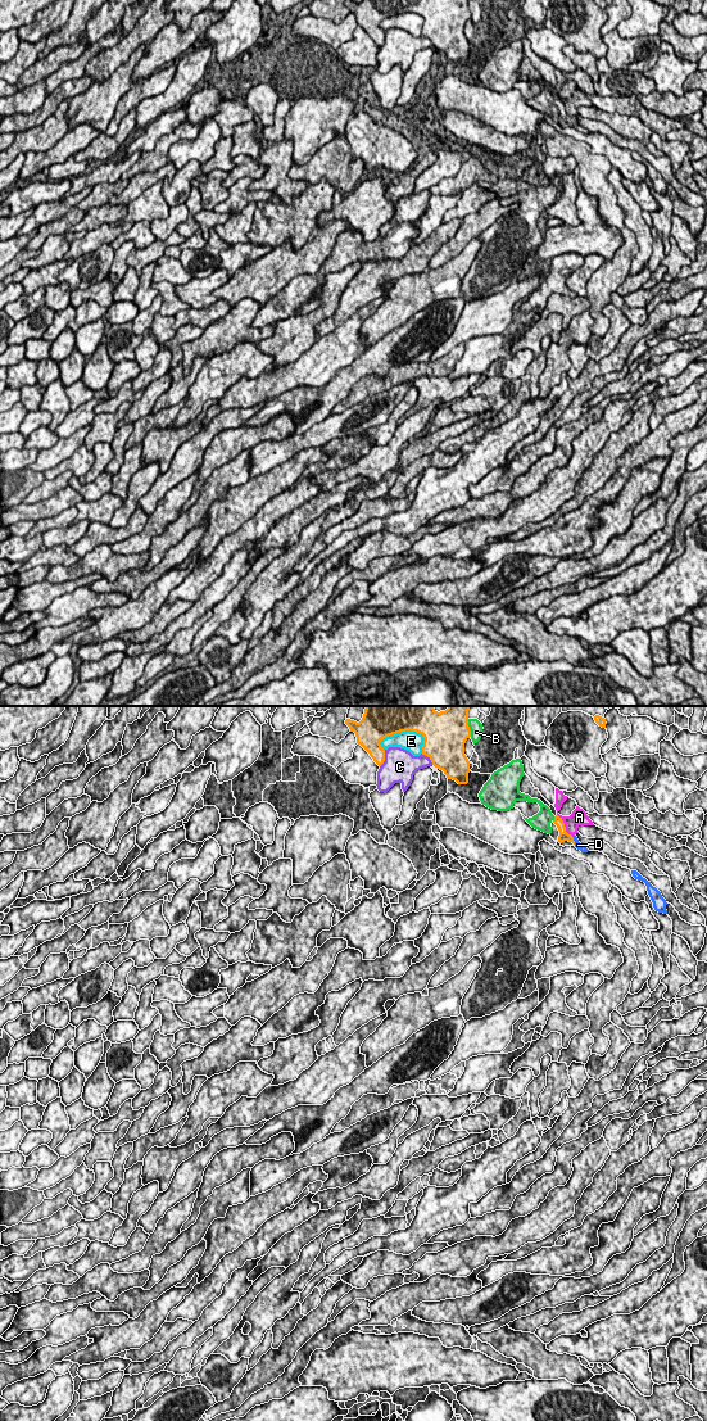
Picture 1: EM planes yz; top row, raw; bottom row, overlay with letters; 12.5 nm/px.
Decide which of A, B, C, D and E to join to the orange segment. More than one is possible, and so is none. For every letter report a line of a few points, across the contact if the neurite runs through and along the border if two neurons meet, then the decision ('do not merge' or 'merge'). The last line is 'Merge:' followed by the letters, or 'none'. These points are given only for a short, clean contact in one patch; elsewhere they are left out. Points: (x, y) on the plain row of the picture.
A: yz (557, 95), (571, 117) | do not merge
B: do not merge
C: do not merge
D: yz (563, 117), (572, 121), (578, 126) | merge
E: do not merge
Merge: D

